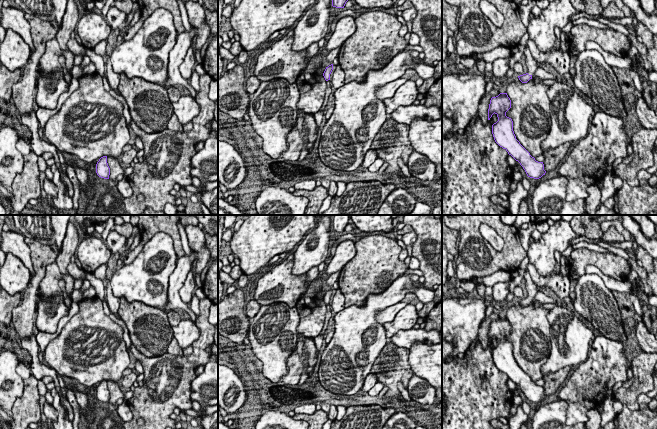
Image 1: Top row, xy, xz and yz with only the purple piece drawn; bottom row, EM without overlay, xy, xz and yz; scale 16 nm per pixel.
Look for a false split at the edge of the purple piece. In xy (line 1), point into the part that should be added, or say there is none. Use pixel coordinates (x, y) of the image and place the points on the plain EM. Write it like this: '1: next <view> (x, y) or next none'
1: next none

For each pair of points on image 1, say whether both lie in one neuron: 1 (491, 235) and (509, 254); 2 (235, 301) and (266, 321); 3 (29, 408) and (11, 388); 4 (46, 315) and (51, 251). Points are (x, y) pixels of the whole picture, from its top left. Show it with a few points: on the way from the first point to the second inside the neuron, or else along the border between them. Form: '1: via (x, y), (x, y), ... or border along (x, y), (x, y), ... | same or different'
1: border along (481, 235), (495, 249), (501, 250), (503, 248) | different
2: border along (250, 321), (246, 336) | different
3: border along (24, 380), (22, 394), (16, 399), (10, 411) | different
4: border along (54, 261), (46, 266), (45, 275), (39, 285) | different

